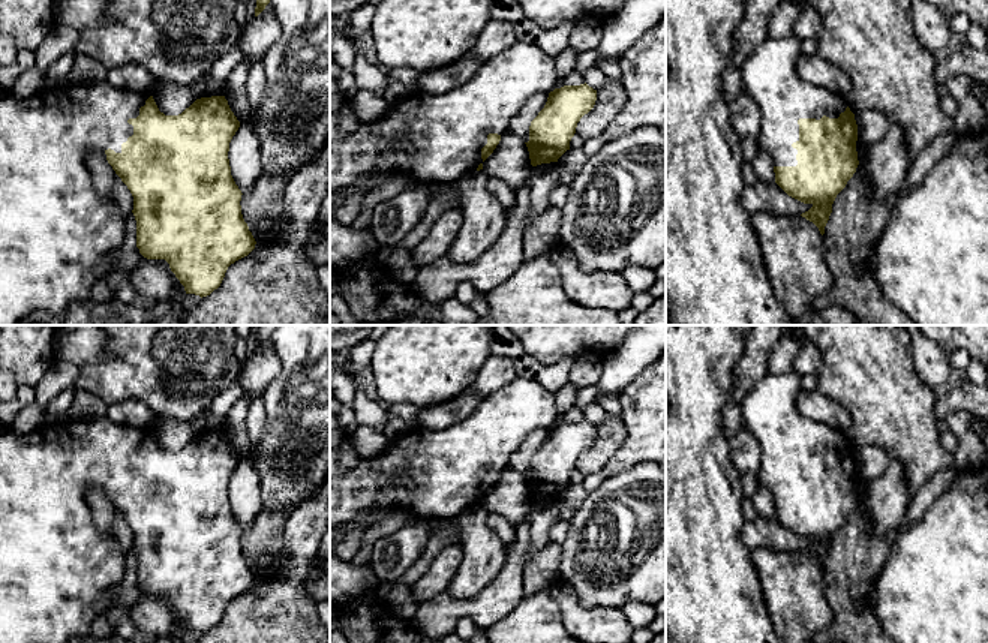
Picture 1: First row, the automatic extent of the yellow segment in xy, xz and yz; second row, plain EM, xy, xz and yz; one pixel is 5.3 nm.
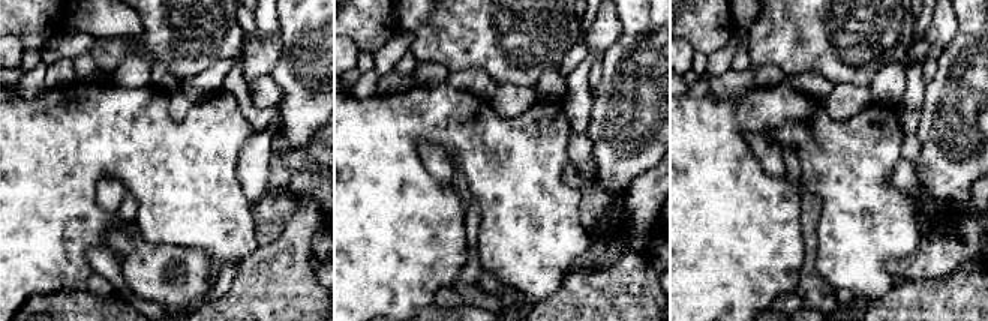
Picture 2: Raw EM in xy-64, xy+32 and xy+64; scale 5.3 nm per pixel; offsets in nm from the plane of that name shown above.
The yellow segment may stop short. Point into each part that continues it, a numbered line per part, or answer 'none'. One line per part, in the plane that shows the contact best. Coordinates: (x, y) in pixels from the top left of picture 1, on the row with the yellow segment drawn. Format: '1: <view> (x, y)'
1: yz (769, 75)

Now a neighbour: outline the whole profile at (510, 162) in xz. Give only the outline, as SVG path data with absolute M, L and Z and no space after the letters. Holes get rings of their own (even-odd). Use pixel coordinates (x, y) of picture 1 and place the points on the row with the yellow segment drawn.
M507 130L493 153L483 162L483 172L505 181L514 190L531 181L531 159L526 144Z

